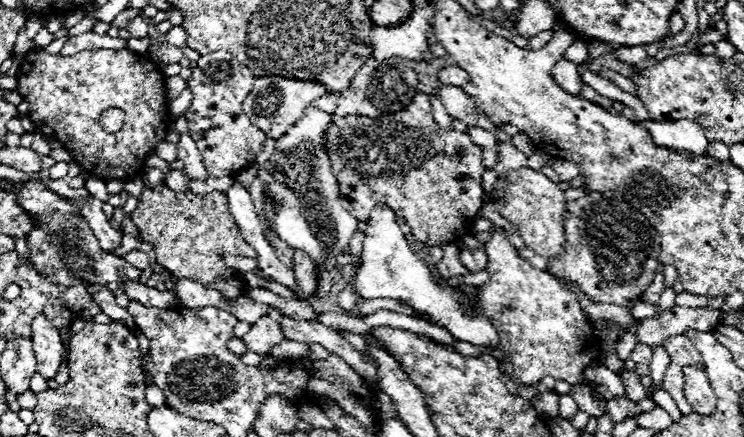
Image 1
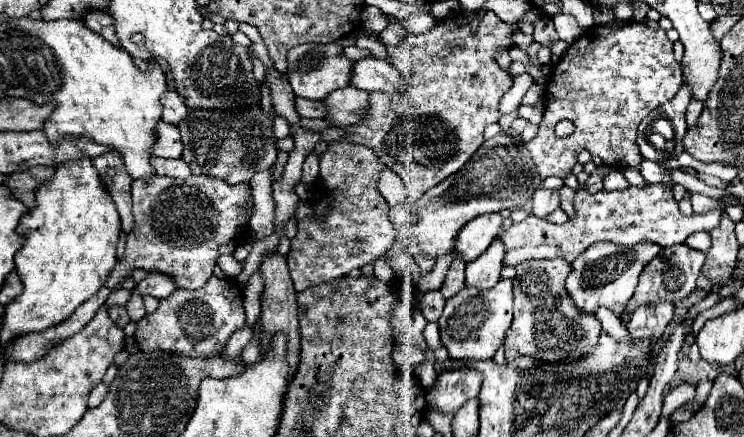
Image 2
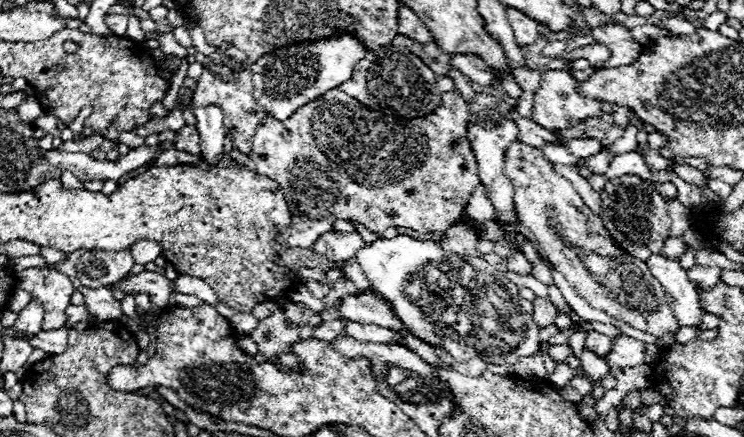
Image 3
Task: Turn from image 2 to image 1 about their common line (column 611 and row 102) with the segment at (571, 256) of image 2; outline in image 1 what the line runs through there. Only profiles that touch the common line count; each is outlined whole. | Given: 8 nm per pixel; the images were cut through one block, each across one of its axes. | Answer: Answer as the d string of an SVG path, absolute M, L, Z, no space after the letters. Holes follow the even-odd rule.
M212 52L198 60L186 84L192 88L194 94L194 100L186 110L188 132L198 144L208 174L232 176L250 166L268 140L268 134L254 126L250 118L242 112L242 100L250 94L254 84L250 68L246 68L228 52Z

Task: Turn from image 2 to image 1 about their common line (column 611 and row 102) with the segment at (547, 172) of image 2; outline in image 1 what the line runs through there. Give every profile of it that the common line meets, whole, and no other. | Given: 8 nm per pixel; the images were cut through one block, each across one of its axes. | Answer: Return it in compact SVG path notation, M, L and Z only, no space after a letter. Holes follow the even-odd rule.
M44 48L30 50L20 62L20 70L16 78L18 78L18 92L30 104L28 116L34 122L36 130L58 140L64 148L68 148L68 152L84 172L88 172L90 176L100 176L104 182L114 178L136 176L144 164L144 158L156 148L160 140L164 140L164 134L170 124L168 100L164 88L166 78L162 70L148 56L132 52L128 48L122 50L94 48L72 56L62 56L60 52L48 54ZM108 108L120 108L126 114L124 126L114 134L106 132L100 126L100 116Z

